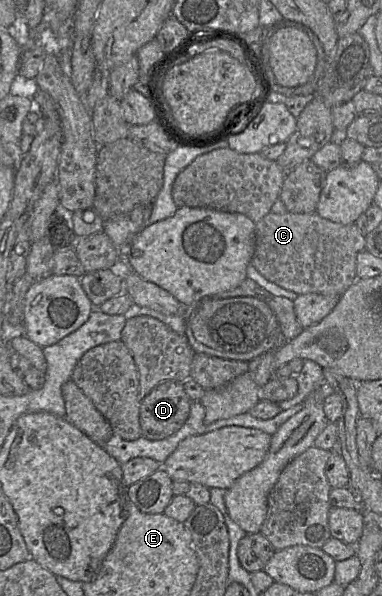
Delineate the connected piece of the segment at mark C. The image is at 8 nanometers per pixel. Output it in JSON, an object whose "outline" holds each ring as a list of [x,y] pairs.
{"outline":[[[270,212],[255,223],[255,250],[251,265],[268,281],[296,293],[341,296],[357,279],[357,255],[365,250],[365,236],[355,223],[340,224],[313,213]]]}

